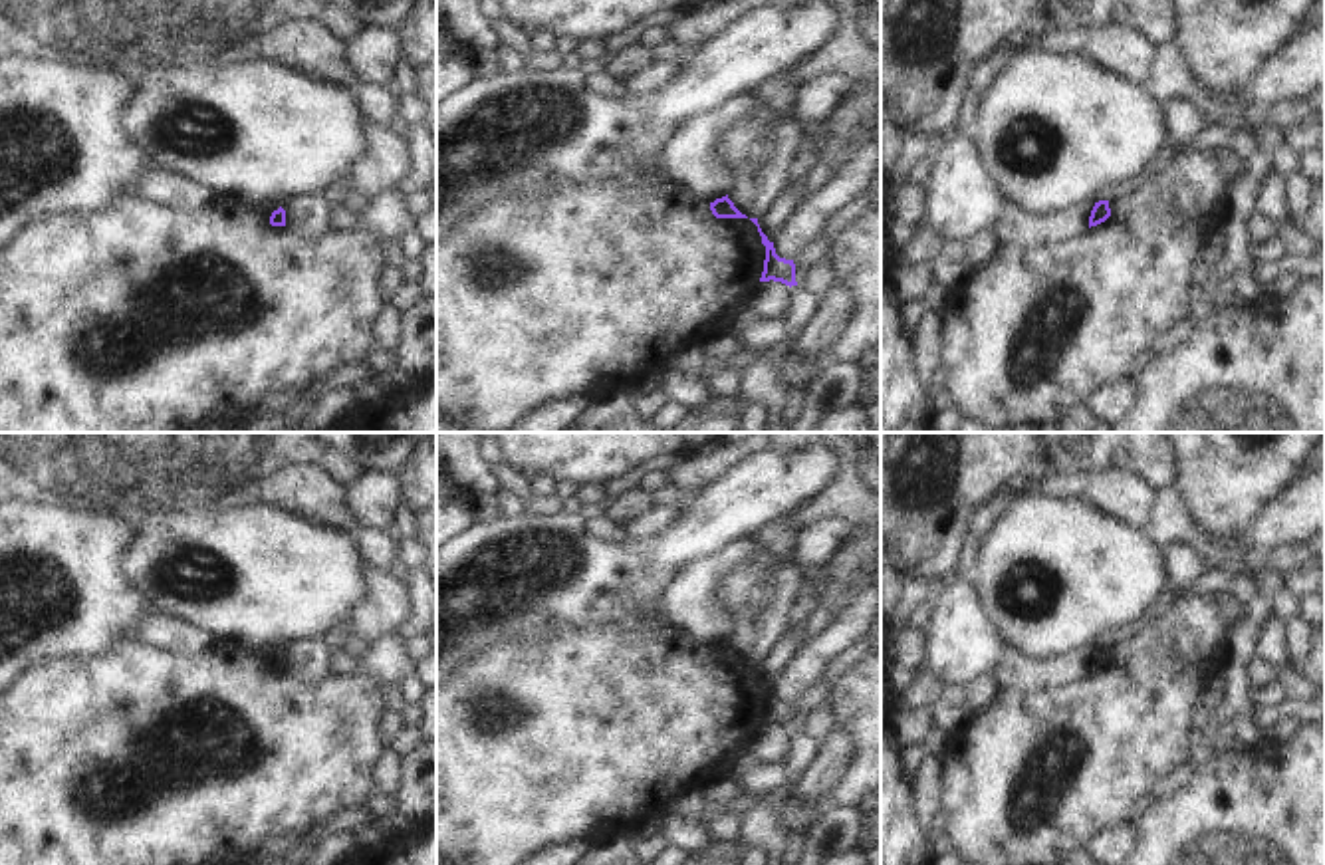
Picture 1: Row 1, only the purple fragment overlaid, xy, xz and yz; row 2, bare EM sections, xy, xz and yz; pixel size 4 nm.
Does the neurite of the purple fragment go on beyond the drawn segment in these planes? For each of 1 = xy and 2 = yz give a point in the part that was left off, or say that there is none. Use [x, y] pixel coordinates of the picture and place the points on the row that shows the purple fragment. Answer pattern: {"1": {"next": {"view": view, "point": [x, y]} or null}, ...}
{"1": {"next": null}, "2": {"next": null}}

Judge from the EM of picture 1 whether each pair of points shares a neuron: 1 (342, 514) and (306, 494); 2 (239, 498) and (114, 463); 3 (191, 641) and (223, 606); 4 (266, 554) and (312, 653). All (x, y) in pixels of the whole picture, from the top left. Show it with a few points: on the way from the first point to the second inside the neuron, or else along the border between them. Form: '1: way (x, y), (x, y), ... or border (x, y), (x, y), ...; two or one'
1: way (334, 512), (314, 494); one
2: border (270, 475), (256, 477), (235, 489), (223, 504); two
3: border (159, 610), (185, 617), (217, 641); two
4: border (320, 637), (282, 649); two

